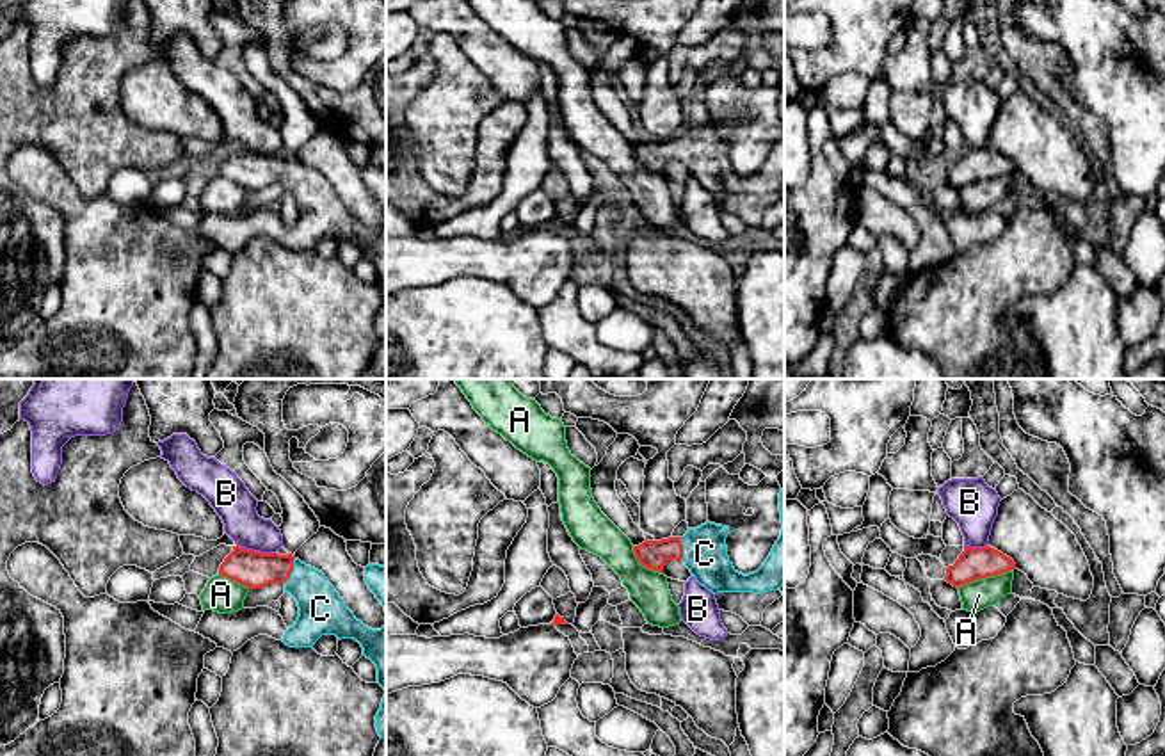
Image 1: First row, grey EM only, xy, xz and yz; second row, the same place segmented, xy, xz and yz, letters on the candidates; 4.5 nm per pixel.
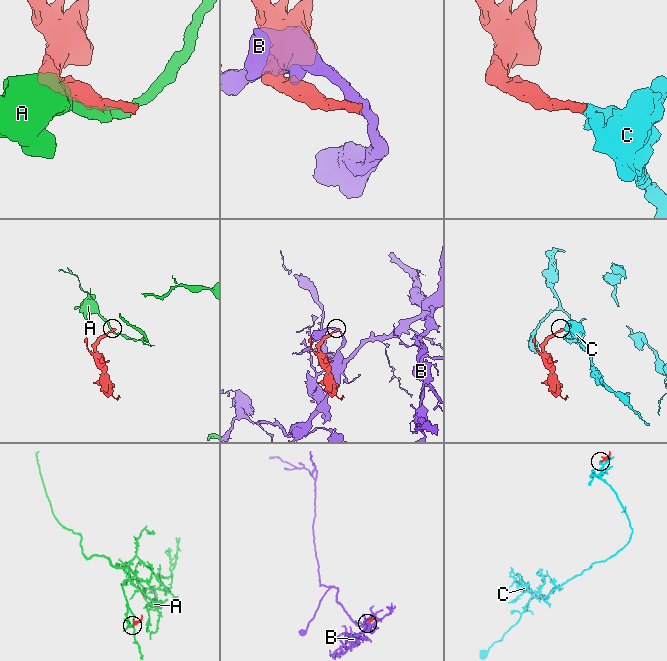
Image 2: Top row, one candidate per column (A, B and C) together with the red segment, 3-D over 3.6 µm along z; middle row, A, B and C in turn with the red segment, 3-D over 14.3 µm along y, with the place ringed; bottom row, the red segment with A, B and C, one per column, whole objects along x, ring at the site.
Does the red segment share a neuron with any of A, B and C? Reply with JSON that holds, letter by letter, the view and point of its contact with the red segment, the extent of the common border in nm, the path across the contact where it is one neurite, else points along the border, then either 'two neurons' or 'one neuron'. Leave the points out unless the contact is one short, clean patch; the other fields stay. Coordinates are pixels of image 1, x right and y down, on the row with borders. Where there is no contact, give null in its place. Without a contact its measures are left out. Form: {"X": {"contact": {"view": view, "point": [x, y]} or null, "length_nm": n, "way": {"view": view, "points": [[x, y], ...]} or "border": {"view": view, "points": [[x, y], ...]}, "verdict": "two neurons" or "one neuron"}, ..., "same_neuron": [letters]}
{"A": {"contact": {"view": "yz", "point": [984, 577]}, "length_nm": 280, "border": {"view": "yz", "points": [[1012, 568], [957, 587]]}, "verdict": "two neurons"}, "B": {"contact": {"view": "xy", "point": [257, 552]}, "length_nm": 180, "border": {"view": "xy", "points": [[237, 545], [248, 550], [274, 554]]}, "verdict": "two neurons"}, "C": {"contact": {"view": "xy", "point": [292, 570]}, "length_nm": 130, "way": {"view": "xy", "points": [[253, 570], [292, 570], [313, 593], [321, 609]]}, "verdict": "one neuron"}, "same_neuron": ["C"]}

